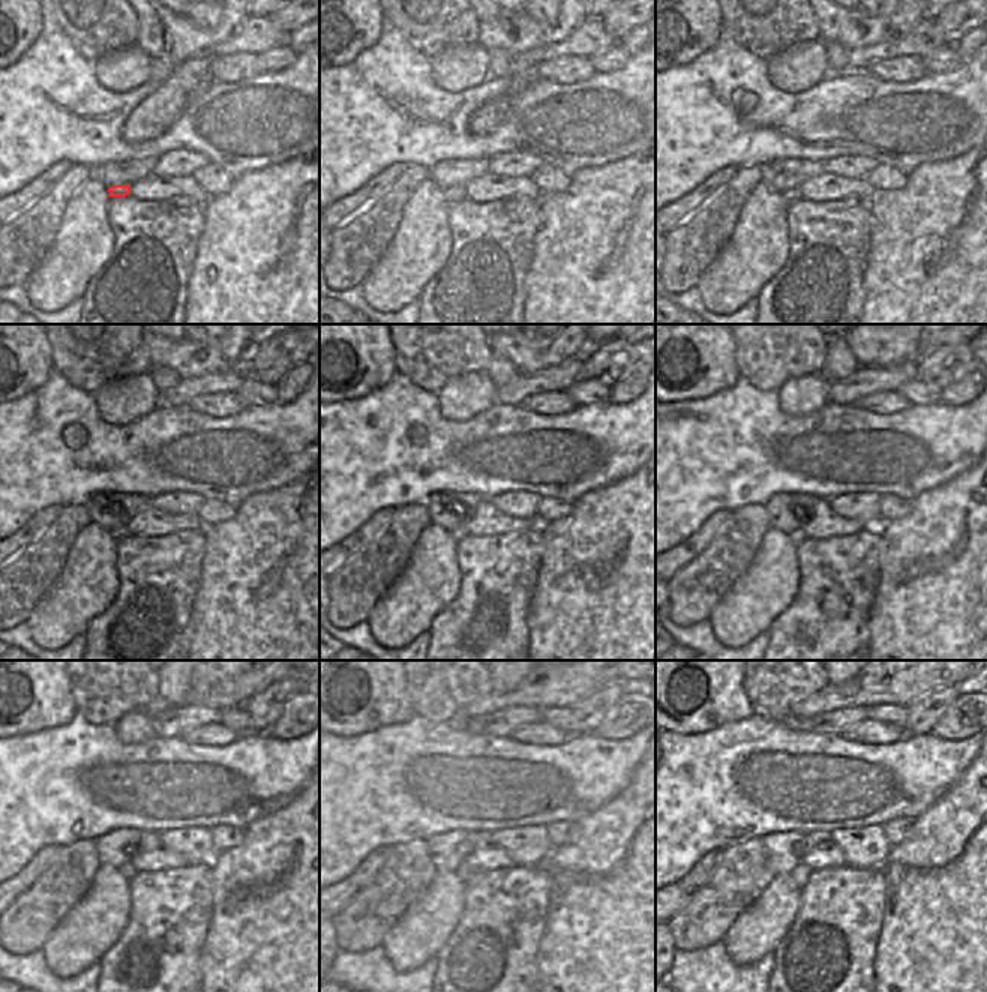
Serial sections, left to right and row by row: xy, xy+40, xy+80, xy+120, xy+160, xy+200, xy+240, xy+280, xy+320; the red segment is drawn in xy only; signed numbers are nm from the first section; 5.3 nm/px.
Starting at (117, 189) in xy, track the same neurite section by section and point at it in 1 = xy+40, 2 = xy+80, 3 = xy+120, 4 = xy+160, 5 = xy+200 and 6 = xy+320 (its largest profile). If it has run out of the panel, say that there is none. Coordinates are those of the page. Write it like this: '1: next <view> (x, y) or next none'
1: next xy+40 (458, 192)
2: next xy+80 (794, 194)
3: next xy+120 (117, 533)
4: next xy+160 (461, 532)
5: next xy+200 (798, 535)
6: next xy+320 (800, 874)

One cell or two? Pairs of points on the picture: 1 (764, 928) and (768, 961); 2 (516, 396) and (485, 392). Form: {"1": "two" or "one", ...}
{"1": "two", "2": "two"}

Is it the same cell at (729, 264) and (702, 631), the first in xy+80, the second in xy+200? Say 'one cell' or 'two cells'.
two cells

